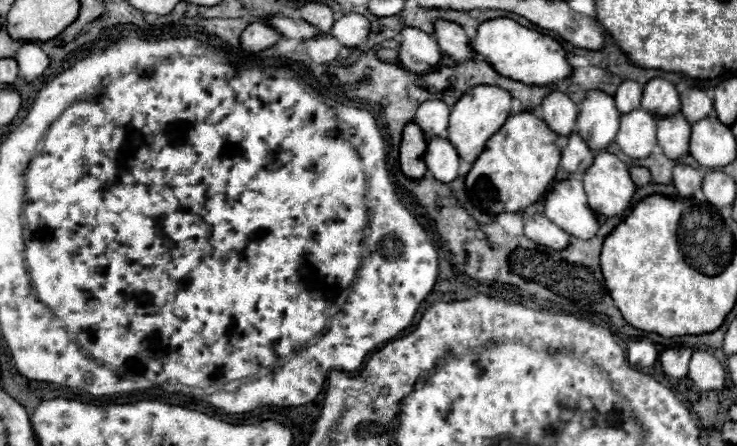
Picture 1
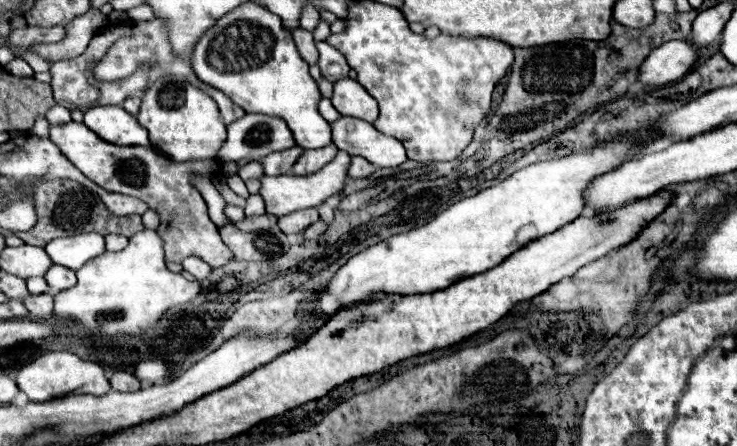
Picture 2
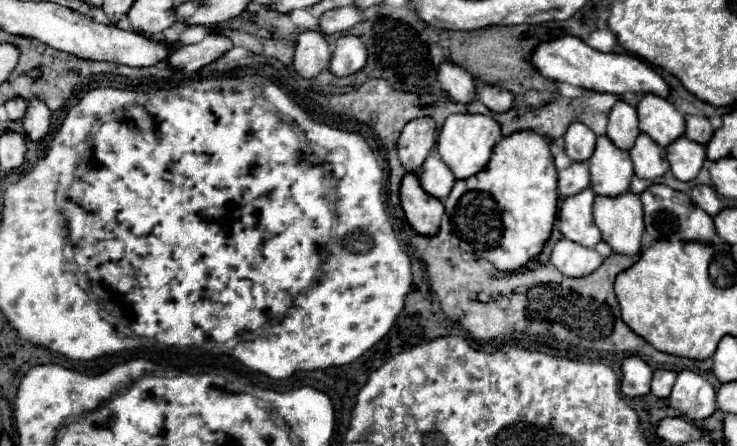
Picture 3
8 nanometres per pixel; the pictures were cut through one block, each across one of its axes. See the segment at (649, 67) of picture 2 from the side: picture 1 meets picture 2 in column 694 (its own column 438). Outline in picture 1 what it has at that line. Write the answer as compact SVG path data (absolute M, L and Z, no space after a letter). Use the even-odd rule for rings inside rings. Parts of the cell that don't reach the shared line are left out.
M404 28L398 36L398 42L400 64L410 72L430 72L438 66L442 58L442 52L434 36L418 28Z

